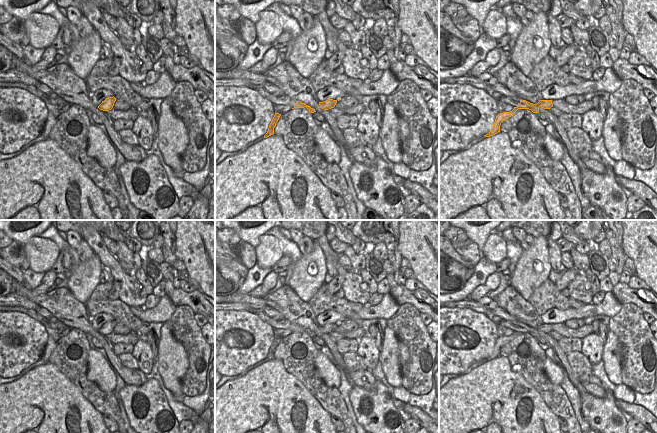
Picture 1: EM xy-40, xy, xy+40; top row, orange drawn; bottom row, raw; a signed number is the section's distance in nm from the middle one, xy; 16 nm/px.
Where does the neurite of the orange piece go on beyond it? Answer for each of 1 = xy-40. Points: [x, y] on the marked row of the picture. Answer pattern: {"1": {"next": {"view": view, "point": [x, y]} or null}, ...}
{"1": {"next": null}}

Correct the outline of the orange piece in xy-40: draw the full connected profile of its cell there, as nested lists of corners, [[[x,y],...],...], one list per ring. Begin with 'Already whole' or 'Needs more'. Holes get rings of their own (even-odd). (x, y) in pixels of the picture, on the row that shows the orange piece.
Already whole. [[[114,96],[108,97],[104,101],[102,101],[102,103],[98,106],[98,108],[103,111],[109,111],[113,108],[115,101],[116,98]]]

